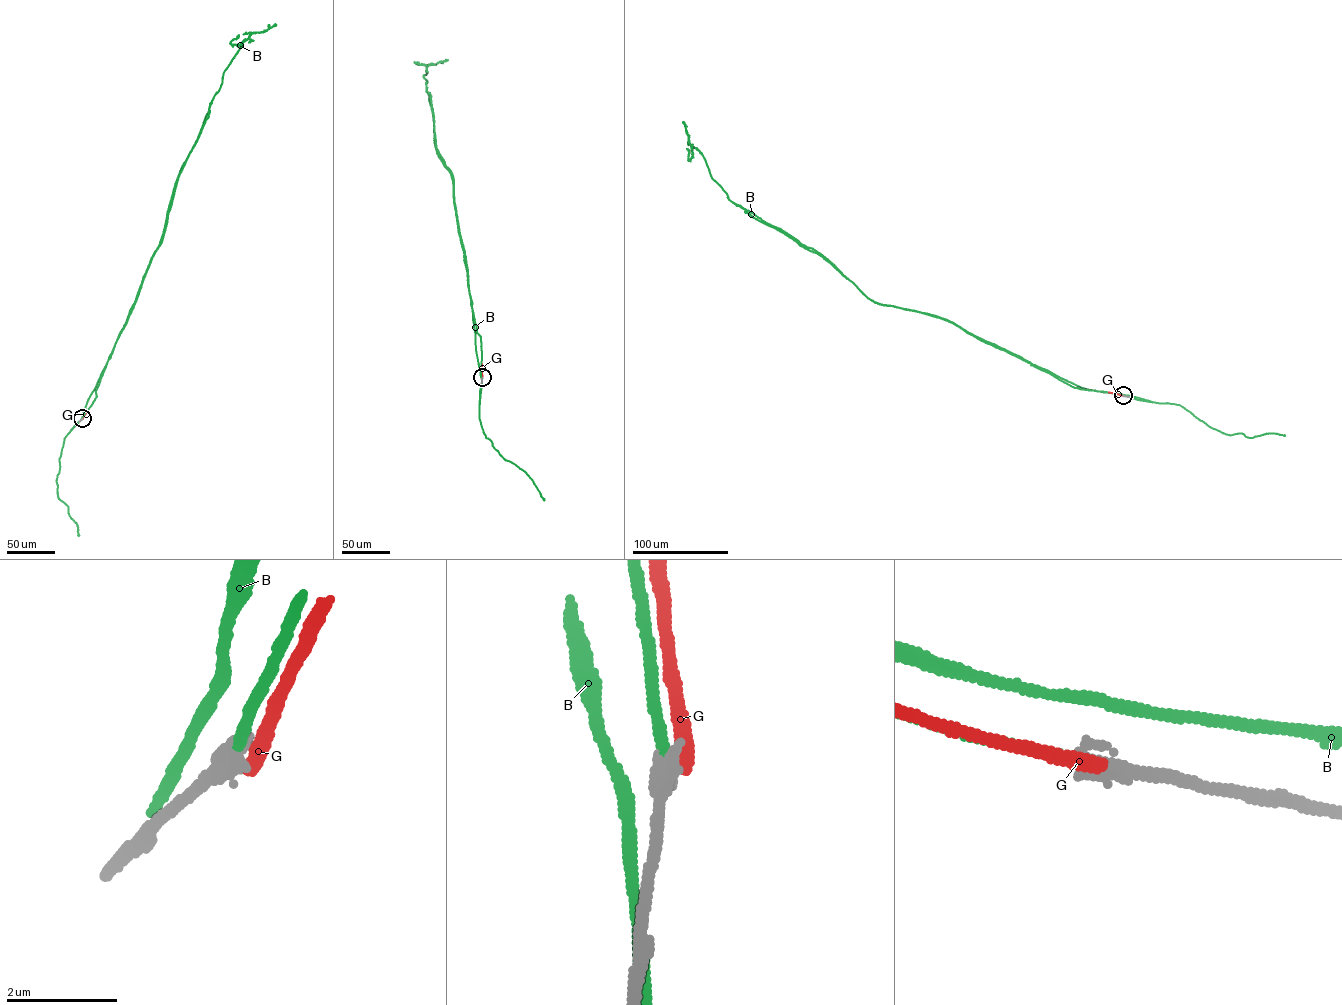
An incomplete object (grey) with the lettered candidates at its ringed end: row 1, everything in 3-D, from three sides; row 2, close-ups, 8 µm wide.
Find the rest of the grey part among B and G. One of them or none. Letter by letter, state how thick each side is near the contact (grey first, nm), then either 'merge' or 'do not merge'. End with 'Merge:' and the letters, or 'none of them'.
B: 320/180 nm | merge
G: 320/300 nm | do not merge
Merge: B

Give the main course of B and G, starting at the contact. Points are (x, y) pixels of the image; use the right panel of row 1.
B: (1123, 395), (1073, 387), (946, 319), (871, 301), (822, 255), (729, 200), (701, 153), (691, 146), (683, 121)
G: (1123, 396), (1108, 392)

